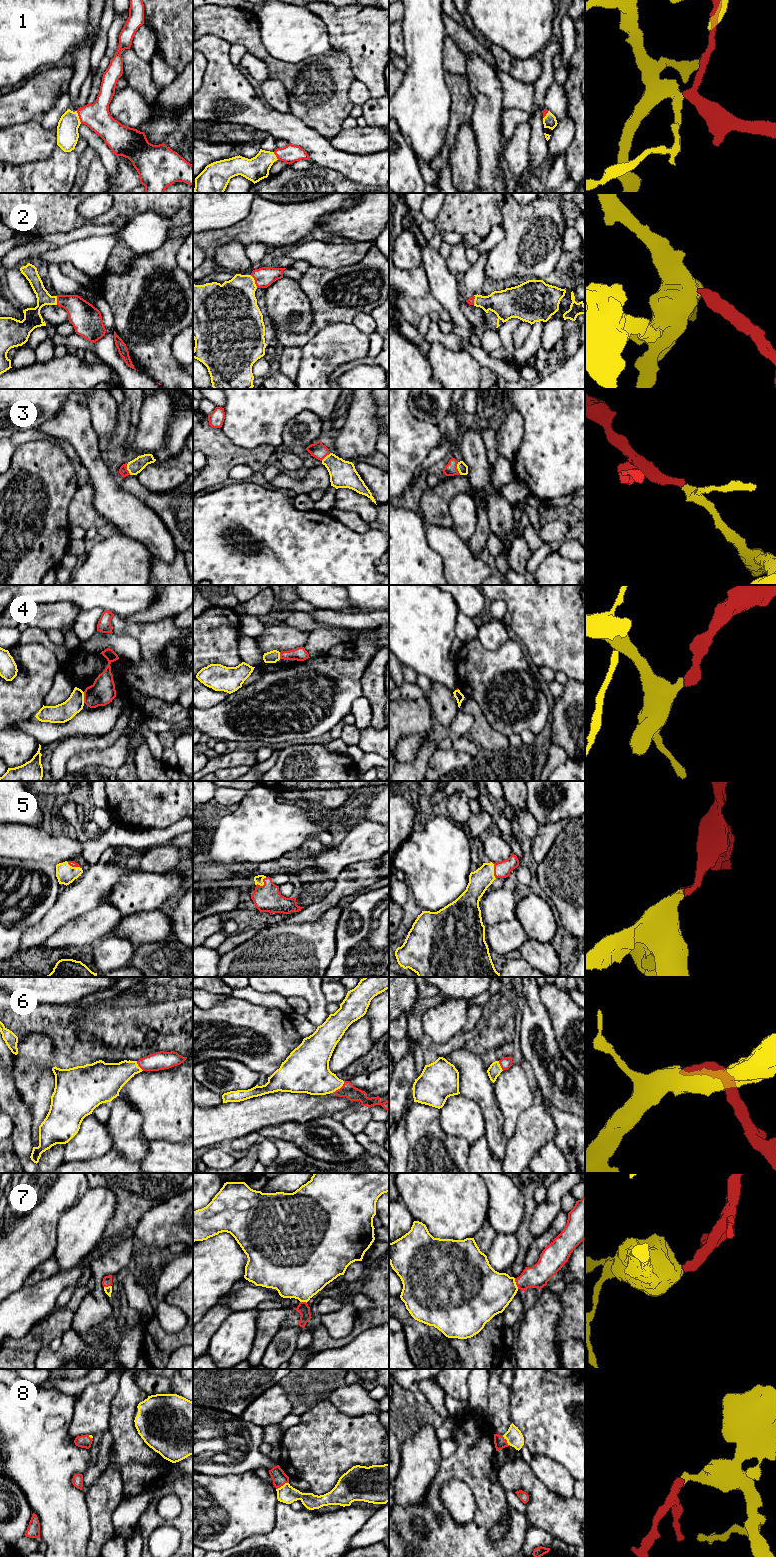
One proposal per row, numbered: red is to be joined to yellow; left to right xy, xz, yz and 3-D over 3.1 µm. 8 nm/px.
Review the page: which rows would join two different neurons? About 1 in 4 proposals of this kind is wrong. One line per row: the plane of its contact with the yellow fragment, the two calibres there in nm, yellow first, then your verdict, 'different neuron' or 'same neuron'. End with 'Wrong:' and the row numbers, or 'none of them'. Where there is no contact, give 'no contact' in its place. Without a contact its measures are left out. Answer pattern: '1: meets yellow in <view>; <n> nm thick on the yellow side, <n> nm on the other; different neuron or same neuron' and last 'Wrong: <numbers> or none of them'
1: meets yellow in xy; 180 nm thick on the yellow side, 220 nm on the other; same neuron
2: meets yellow in xz; 380 nm thick on the yellow side, 160 nm on the other; same neuron
3: meets yellow in yz; 80 nm thick on the yellow side, 100 nm on the other; same neuron
4: meets yellow in xy; 160 nm thick on the yellow side, 200 nm on the other; different neuron
5: meets yellow in yz; 170 nm thick on the yellow side, 130 nm on the other; same neuron
6: meets yellow in xz; 300 nm thick on the yellow side, 110 nm on the other; same neuron
7: meets yellow in yz; 380 nm thick on the yellow side, 190 nm on the other; same neuron
8: meets yellow in xz; 150 nm thick on the yellow side, 120 nm on the other; same neuron
Wrong: 4

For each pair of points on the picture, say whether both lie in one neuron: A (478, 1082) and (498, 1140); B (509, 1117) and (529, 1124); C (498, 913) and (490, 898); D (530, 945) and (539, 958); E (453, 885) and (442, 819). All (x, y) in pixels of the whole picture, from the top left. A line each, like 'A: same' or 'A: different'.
A: same
B: different
C: same
D: same
E: same

